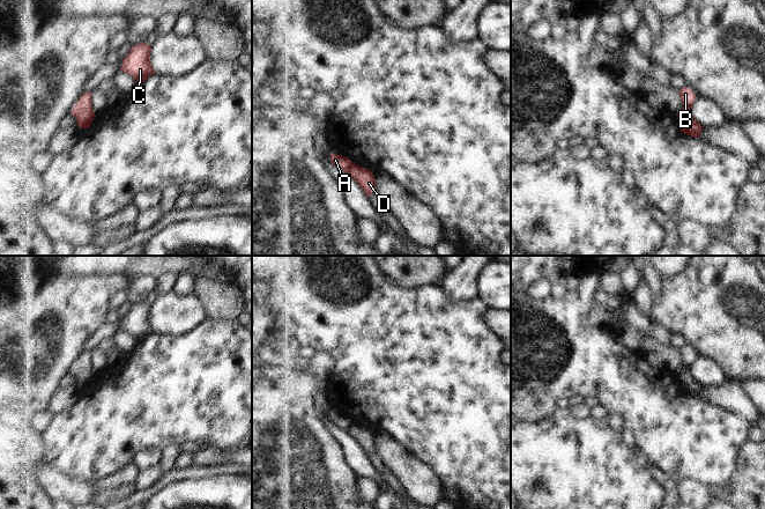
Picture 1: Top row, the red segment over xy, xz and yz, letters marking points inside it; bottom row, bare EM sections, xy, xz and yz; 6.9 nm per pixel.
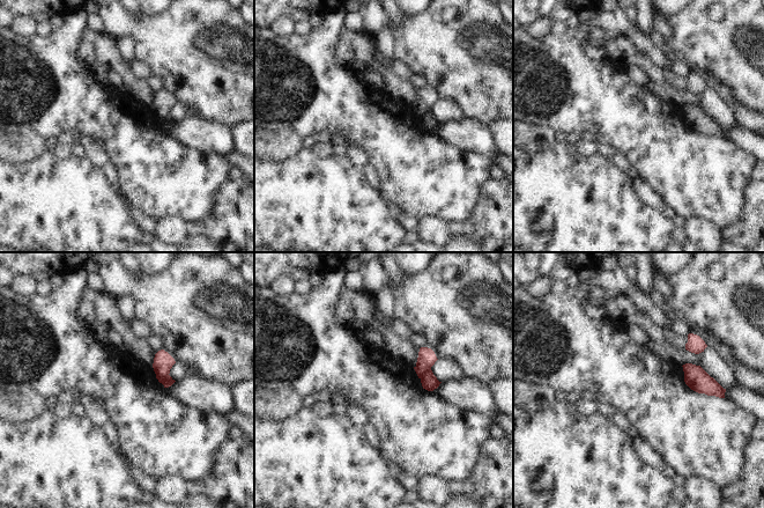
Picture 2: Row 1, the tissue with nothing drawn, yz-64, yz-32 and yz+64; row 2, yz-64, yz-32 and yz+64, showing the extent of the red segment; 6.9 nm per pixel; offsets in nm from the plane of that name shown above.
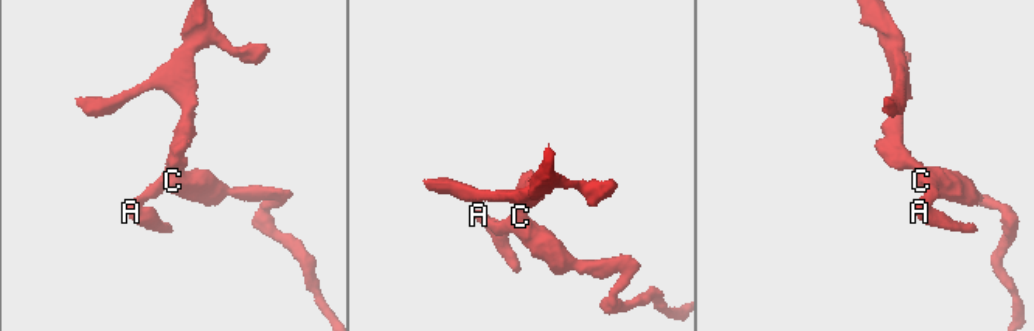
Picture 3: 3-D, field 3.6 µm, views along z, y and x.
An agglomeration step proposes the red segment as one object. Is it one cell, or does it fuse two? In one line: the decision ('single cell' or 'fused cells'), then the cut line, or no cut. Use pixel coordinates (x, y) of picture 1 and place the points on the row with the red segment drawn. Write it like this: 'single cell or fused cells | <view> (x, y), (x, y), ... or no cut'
fused cells | yz (689, 108), (684, 108), (677, 116)

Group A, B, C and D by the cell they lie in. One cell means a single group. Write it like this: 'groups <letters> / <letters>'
groups A B C / D

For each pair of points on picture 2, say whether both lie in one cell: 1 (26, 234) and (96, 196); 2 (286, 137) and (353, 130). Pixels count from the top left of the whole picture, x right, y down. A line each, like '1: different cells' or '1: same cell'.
1: same cell
2: different cells

